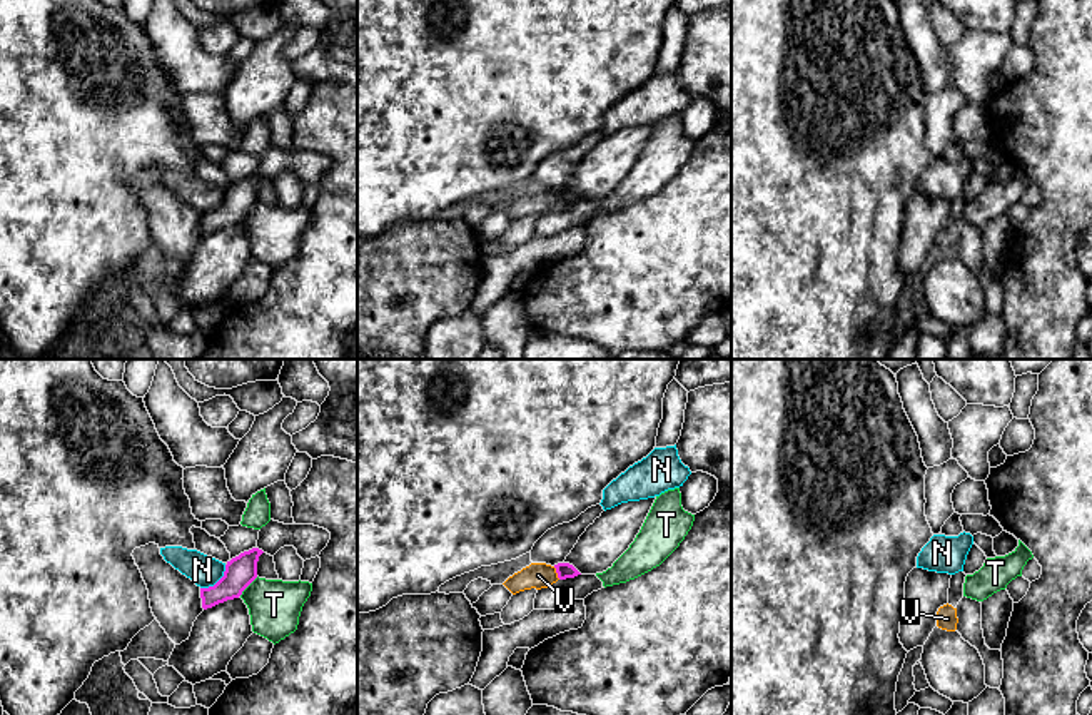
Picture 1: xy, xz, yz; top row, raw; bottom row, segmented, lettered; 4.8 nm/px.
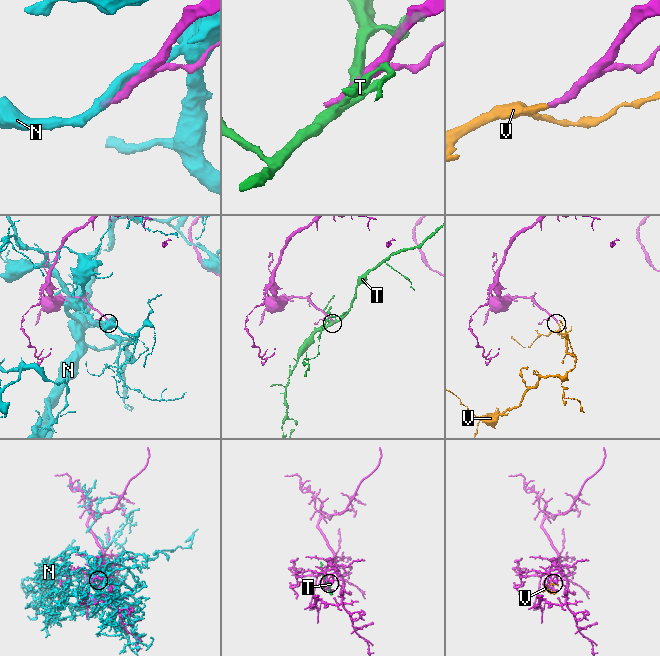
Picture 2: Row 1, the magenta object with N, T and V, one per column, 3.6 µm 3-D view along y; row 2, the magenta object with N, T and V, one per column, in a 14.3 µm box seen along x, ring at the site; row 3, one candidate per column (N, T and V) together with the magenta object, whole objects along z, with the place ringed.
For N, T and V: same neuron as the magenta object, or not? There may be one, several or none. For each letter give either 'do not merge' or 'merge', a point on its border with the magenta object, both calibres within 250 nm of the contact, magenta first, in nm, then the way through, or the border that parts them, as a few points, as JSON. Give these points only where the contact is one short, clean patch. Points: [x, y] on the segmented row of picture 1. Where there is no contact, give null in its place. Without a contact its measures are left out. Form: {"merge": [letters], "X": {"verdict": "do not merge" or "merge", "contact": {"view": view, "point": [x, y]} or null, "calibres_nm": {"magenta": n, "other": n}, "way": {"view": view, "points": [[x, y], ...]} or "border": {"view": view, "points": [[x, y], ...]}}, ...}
{"merge": ["V"], "N": {"verdict": "do not merge", "contact": {"view": "xy", "point": [217, 582]}, "calibres_nm": {"magenta": 150, "other": 150}}, "T": {"verdict": "do not merge", "contact": {"view": "xy", "point": [247, 585]}, "calibres_nm": {"magenta": 150, "other": 260}}, "V": {"verdict": "merge", "contact": {"view": "xz", "point": [556, 572]}, "calibres_nm": {"magenta": 80, "other": 130}, "way": {"view": "xz", "points": [[565, 570], [556, 572], [538, 575]]}}}

